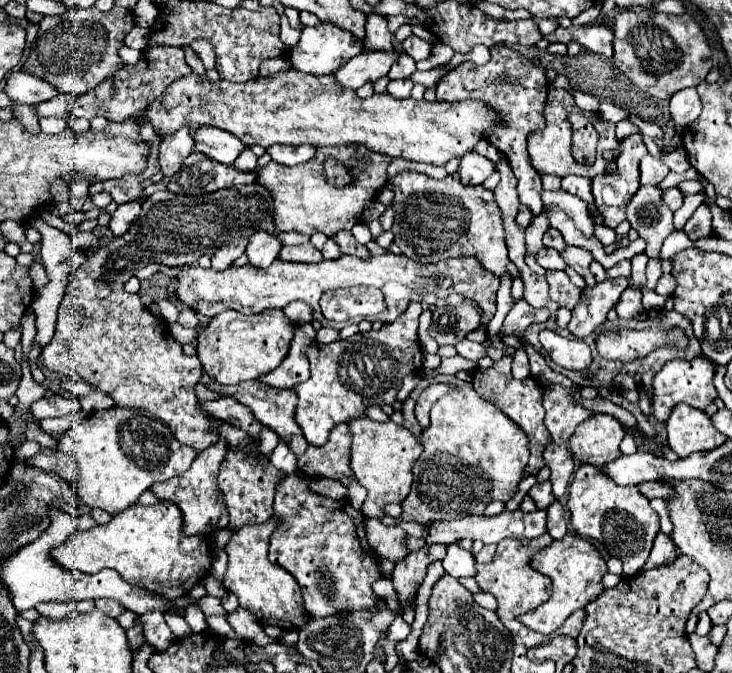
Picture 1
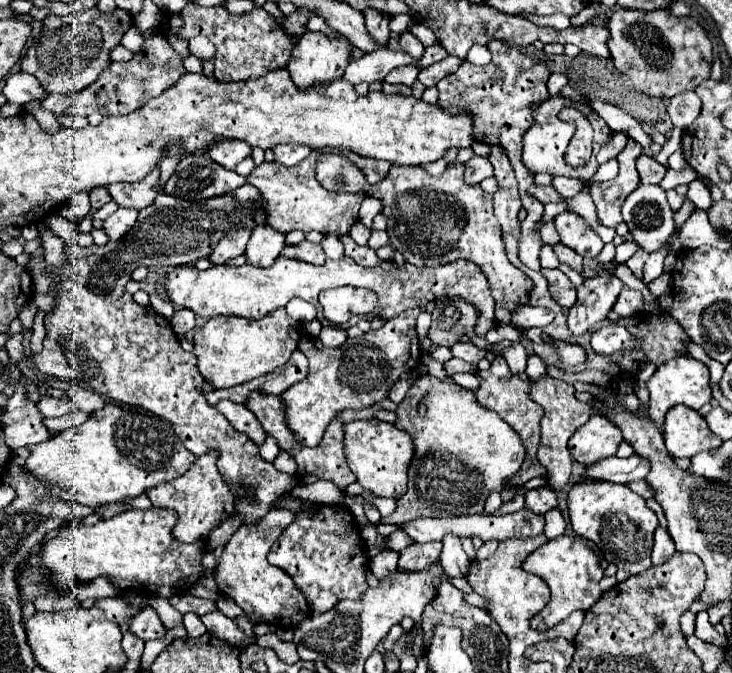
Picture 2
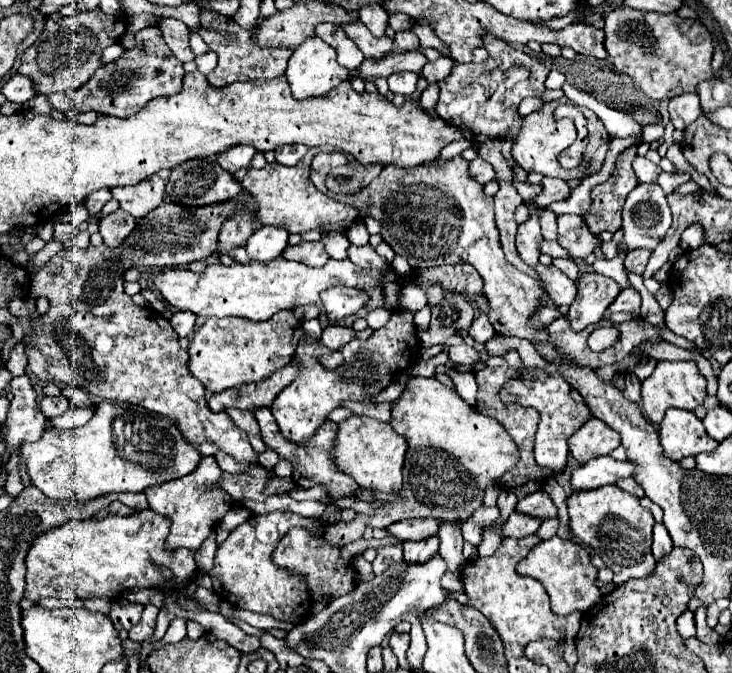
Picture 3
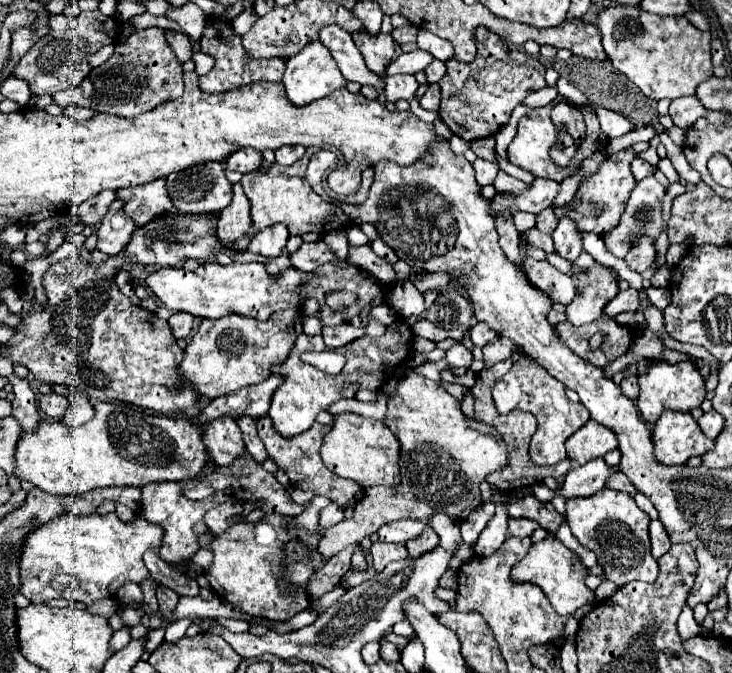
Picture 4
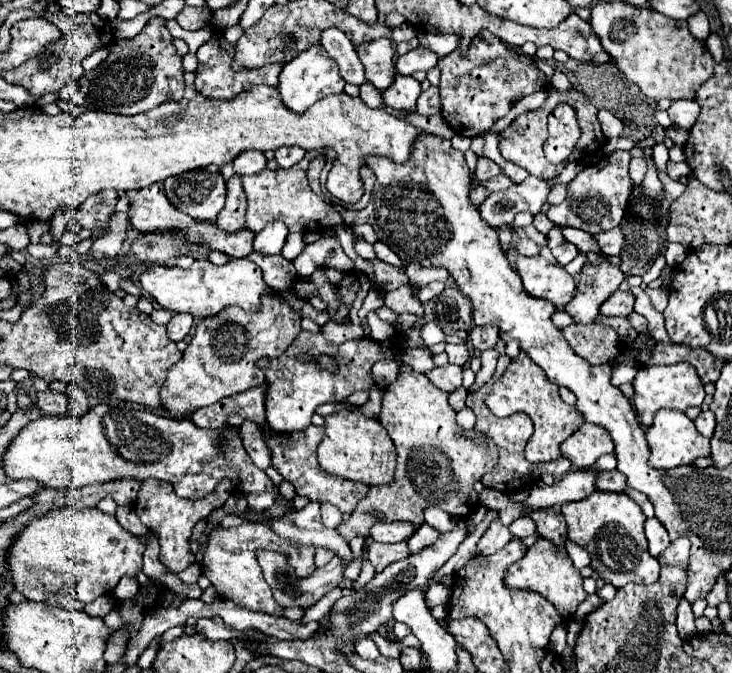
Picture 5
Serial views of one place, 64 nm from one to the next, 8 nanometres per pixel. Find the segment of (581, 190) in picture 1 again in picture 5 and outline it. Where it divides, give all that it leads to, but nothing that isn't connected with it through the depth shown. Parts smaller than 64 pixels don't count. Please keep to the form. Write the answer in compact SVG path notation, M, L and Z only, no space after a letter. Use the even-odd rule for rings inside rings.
M528 176L522 184L516 184L504 192L492 192L480 204L480 216L484 216L492 228L498 228L500 224L512 224L518 212L538 214L546 204L550 190L550 182Z

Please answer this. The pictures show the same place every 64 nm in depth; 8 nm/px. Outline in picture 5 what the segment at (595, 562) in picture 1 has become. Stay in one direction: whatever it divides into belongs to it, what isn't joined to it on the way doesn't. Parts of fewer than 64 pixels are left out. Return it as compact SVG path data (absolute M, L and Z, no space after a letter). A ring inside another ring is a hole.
M540 538L536 544L532 544L528 548L526 556L522 560L514 562L508 568L508 572L504 576L504 582L508 586L528 586L528 590L540 592L546 600L550 600L556 606L556 610L558 610L558 614L562 618L574 616L578 604L584 602L586 596L588 596L584 592L584 588L582 588L580 570L574 568L574 564L572 564L566 548L556 546L556 544L552 544L550 540L544 540L544 538Z

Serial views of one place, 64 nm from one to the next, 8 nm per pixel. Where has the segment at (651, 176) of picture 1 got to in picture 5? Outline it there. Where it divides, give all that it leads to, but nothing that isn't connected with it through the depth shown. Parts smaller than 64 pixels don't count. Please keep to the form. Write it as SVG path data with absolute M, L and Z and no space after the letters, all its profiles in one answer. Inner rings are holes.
M632 158L632 162L630 162L630 178L632 178L632 182L634 182L636 186L638 186L640 180L646 176L646 170L648 170L646 160L642 160L642 158Z

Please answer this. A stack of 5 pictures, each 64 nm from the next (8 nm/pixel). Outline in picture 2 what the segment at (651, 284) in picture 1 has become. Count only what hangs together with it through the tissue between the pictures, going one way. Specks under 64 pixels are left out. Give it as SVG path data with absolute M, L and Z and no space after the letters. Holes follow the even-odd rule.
M664 246L660 252L654 252L654 254L650 254L650 258L646 260L646 266L644 266L644 282L646 284L650 284L652 280L656 280L658 276L660 276L660 270L662 270L662 262L664 262L664 258L666 258L666 248L668 246Z

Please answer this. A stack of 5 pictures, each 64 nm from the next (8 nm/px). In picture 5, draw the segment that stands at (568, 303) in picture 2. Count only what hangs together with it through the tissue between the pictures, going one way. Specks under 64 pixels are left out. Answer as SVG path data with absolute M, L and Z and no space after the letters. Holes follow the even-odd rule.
M518 256L514 266L522 276L524 290L536 298L546 298L556 306L566 306L576 290L574 278L556 264L550 264L542 256Z

